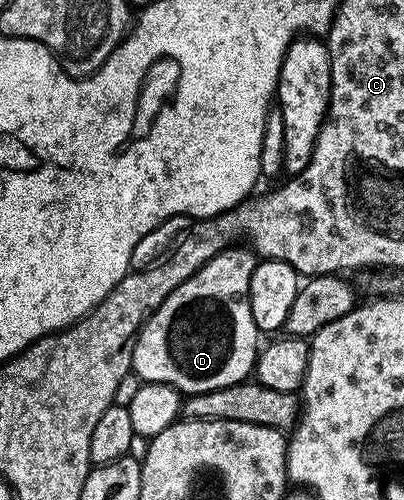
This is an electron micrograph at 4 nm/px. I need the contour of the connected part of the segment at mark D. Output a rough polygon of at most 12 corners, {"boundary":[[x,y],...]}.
{"boundary":[[229,247],[140,328],[132,371],[185,396],[245,382],[257,256]]}

